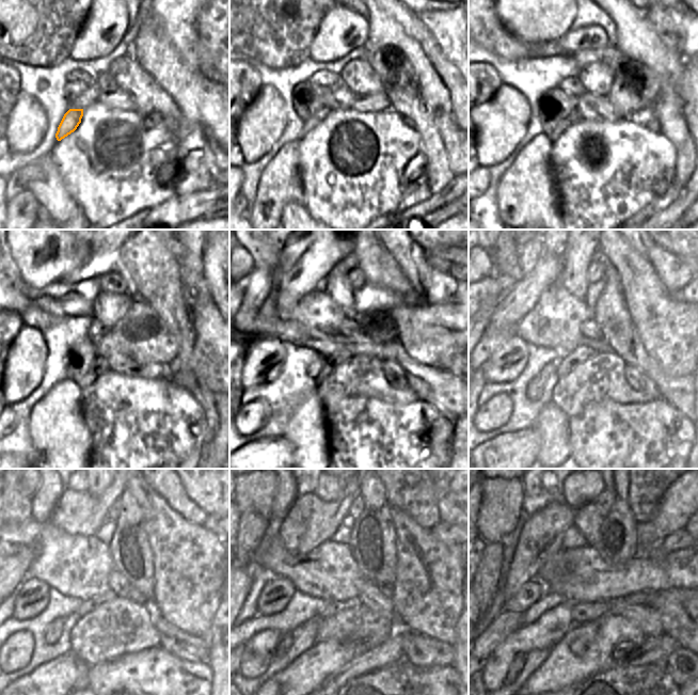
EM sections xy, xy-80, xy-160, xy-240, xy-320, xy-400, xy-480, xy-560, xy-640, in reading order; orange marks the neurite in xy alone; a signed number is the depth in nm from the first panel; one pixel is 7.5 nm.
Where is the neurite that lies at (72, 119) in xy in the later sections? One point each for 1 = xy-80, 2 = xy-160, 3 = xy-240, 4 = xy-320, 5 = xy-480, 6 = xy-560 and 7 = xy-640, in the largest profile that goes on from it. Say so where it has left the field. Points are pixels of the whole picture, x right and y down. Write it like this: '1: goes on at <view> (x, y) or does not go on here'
1: goes on at xy-80 (313, 122)
2: goes on at xy-160 (573, 116)
3: goes on at xy-240 (99, 365)
4: goes on at xy-320 (332, 362)
5: goes on at xy-480 (88, 606)
6: goes on at xy-560 (330, 609)
7: goes on at xy-640 (583, 612)

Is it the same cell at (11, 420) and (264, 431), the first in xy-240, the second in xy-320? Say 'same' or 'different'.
different

